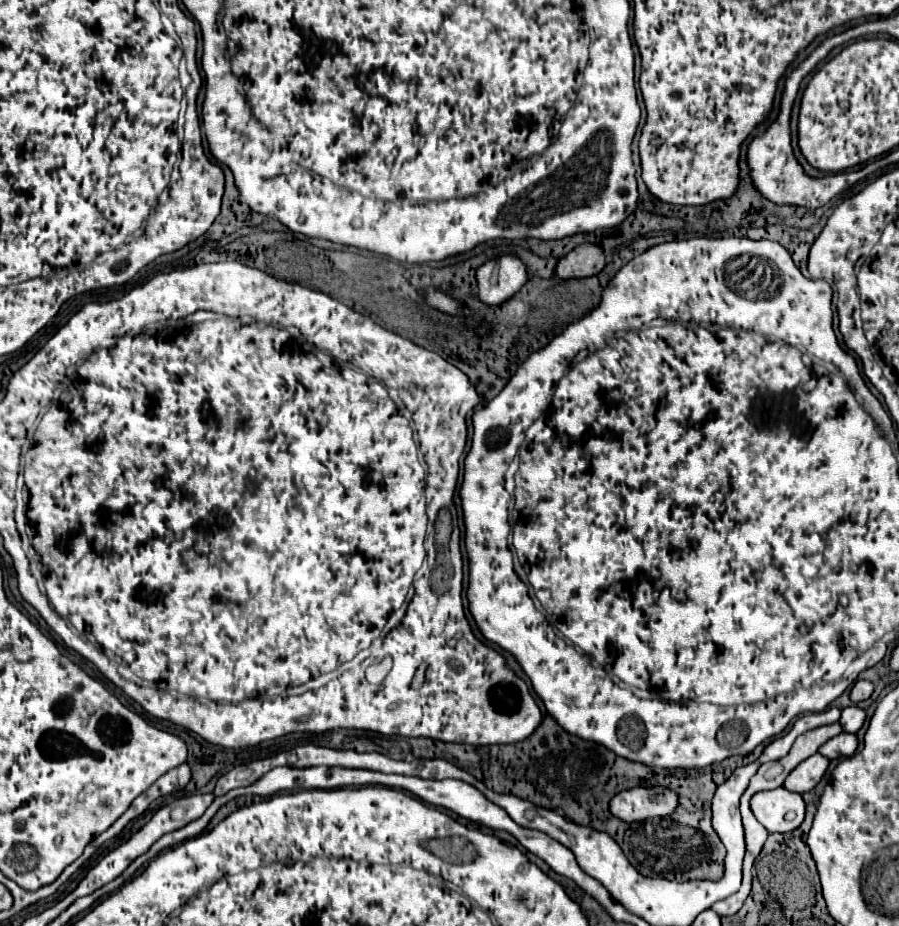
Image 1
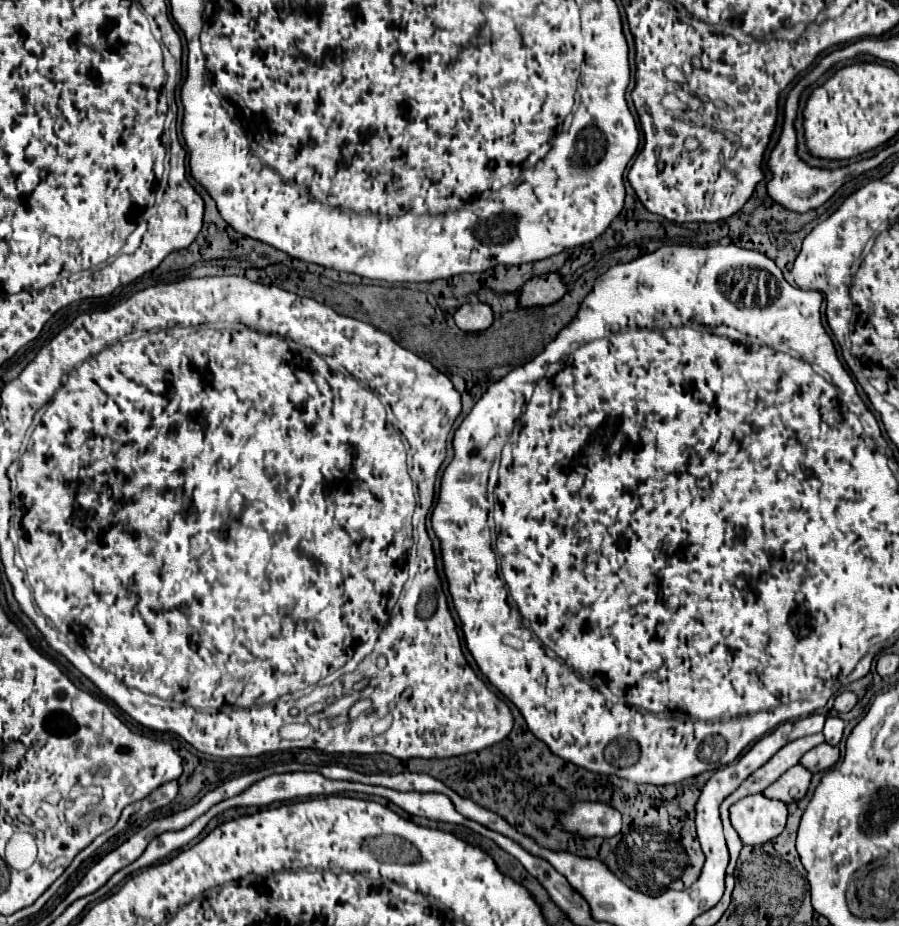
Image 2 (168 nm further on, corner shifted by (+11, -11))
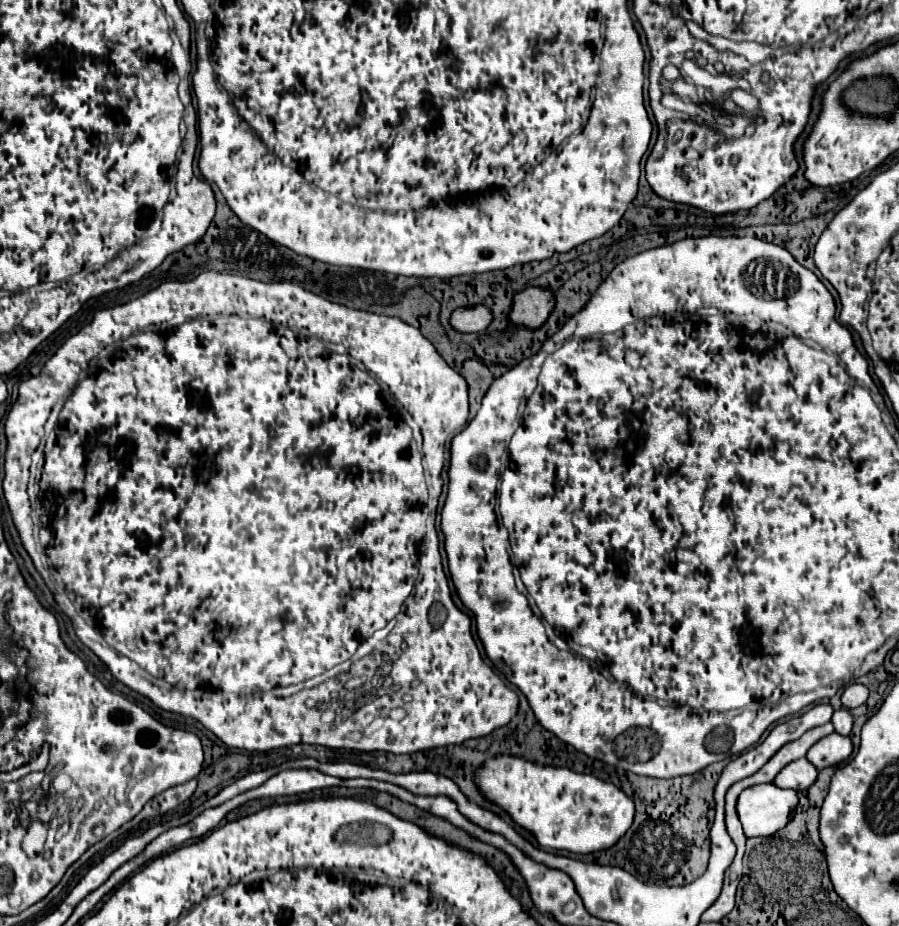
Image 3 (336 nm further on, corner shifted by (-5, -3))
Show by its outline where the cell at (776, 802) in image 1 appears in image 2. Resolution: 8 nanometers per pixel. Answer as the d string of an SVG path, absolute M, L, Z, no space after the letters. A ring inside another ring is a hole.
M750 795L730 807L730 821L744 845L762 845L786 827L786 805L764 795Z

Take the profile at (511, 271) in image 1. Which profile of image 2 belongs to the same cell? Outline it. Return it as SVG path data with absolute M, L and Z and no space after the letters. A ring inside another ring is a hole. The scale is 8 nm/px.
M488 303L476 307L460 307L454 313L454 321L462 331L484 331L494 323L494 311Z

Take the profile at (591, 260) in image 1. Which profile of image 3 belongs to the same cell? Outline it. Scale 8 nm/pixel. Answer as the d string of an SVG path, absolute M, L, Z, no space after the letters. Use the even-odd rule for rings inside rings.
M528 287L514 295L508 321L512 325L522 325L526 329L538 329L546 323L552 309L554 309L554 295L550 291Z

